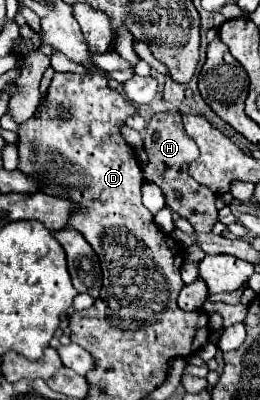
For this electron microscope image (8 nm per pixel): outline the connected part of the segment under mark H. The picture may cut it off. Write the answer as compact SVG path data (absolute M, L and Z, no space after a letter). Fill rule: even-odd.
M179 112L155 114L145 128L143 142L145 142L145 152L149 156L149 162L143 168L145 180L155 182L163 190L167 206L173 212L177 212L181 218L187 218L197 232L211 232L213 224L217 222L217 208L215 208L217 194L211 192L207 186L197 184L187 172L189 164L199 156L199 148L195 140L191 140L185 134L181 114Z

